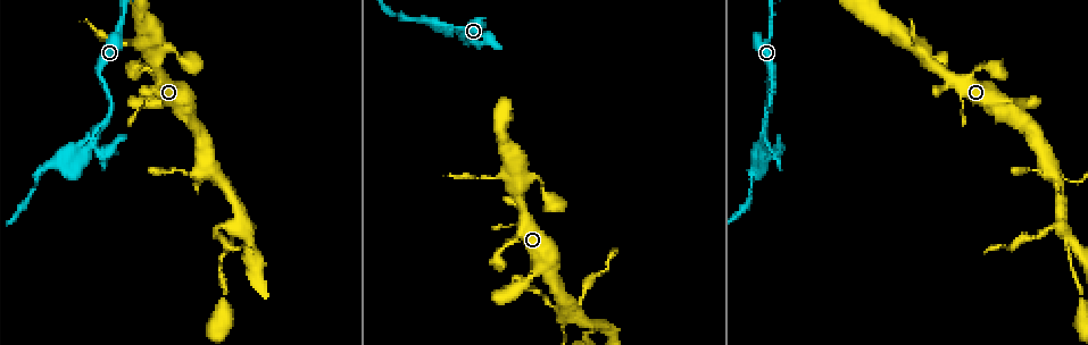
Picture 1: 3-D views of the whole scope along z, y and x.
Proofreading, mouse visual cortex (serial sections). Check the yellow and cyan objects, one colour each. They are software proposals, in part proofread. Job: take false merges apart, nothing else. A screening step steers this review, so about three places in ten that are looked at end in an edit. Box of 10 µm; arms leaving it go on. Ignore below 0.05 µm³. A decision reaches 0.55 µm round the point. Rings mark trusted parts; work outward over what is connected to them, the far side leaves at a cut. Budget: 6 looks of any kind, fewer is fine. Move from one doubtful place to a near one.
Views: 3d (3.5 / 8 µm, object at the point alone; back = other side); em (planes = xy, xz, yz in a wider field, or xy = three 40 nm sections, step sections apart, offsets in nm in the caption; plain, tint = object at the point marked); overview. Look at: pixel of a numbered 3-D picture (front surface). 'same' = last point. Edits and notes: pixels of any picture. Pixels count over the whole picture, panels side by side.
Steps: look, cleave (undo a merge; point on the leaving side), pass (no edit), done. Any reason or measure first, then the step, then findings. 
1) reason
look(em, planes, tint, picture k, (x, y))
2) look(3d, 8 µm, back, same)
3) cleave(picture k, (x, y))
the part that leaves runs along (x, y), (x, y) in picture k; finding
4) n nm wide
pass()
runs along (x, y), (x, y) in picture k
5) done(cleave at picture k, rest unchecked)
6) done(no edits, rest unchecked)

abrupt turn
look(3d, 3.5 µm, picture 1, (1052, 168))

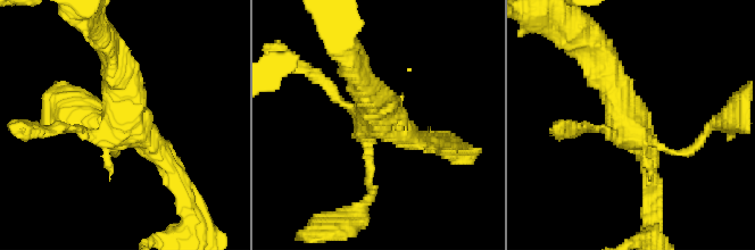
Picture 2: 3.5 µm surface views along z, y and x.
need the tissue
look(em, xy, step 1, tint, picture 2, (633, 127))

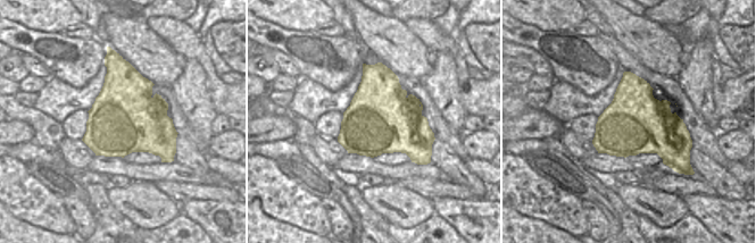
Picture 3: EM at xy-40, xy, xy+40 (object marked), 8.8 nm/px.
pass()
runs along (114, 52), (124, 118), (173, 174) in picture 2; one cell here

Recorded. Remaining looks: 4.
four arms meet
look(em, xy, step 3, tint, picture 1, (1061, 227))

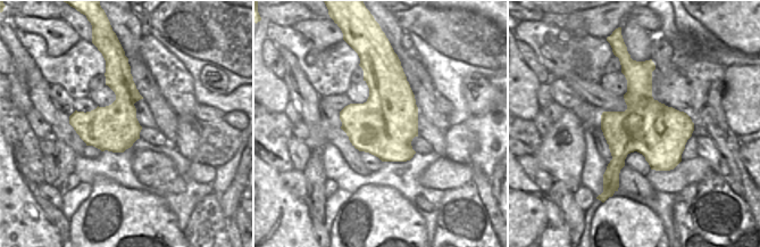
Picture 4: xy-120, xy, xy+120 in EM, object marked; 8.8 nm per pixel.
wider look
look(3d, 3.5 µm, same)

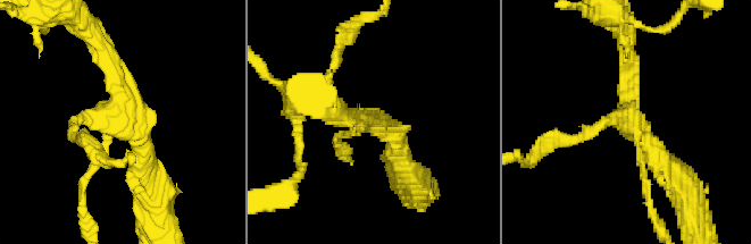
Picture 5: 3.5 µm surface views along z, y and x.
arms of 100, 150, 250, 300 nm
cleave(picture 5, (336, 62))
the part that leaves runs along (611, 118), (531, 160) in picture 5; two cells meet here

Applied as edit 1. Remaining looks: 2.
done(cleave at picture 5, rest unchecked)

